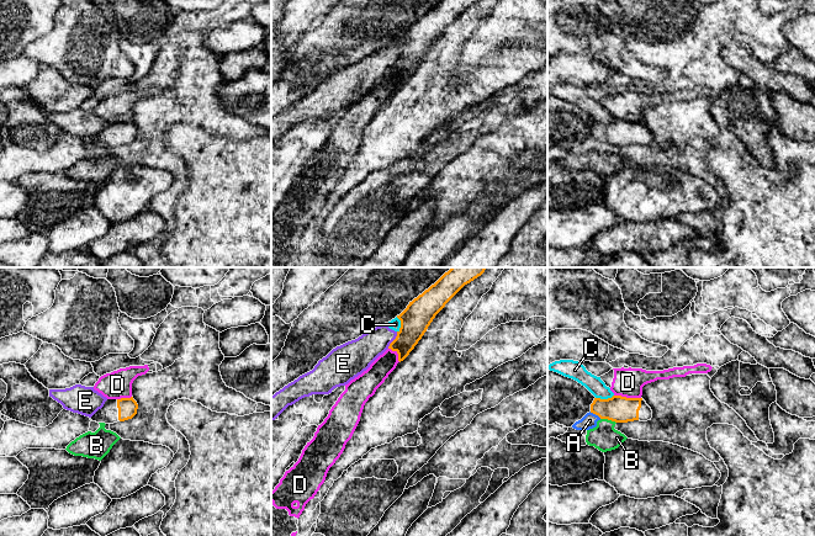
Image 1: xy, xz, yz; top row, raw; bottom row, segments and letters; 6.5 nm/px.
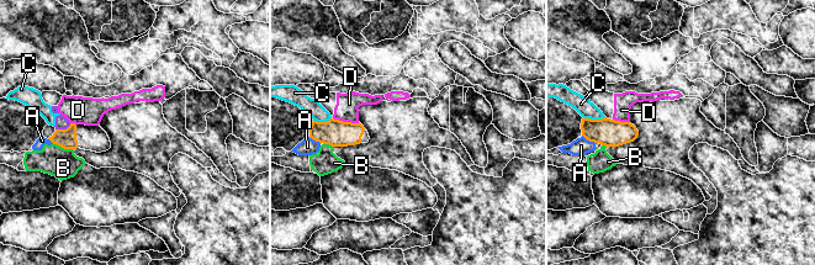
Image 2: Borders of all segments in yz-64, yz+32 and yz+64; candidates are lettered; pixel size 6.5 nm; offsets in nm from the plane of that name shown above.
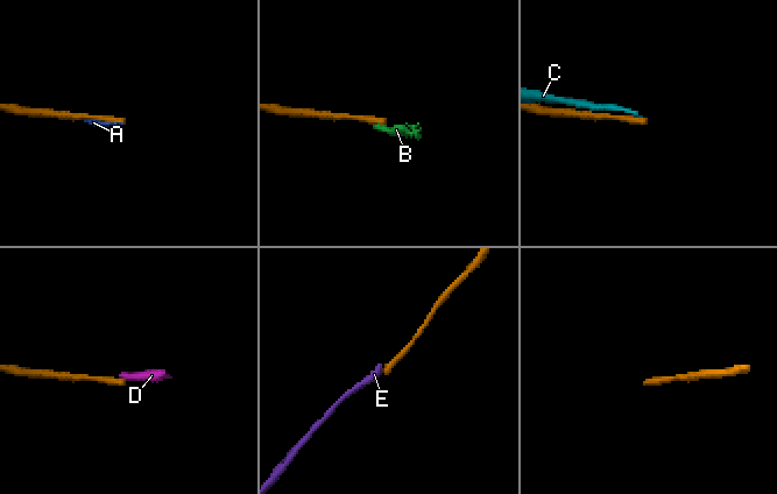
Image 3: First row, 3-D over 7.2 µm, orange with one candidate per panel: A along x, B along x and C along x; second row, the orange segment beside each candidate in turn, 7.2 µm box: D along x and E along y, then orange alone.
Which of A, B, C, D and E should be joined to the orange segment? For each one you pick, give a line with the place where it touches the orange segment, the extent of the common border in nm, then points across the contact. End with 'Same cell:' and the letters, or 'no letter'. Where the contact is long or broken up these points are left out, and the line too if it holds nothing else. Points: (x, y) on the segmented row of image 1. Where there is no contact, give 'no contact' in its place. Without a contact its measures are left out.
Same cell: no letter

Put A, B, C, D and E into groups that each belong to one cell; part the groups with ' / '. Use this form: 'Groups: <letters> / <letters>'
Groups: A B / C E / D

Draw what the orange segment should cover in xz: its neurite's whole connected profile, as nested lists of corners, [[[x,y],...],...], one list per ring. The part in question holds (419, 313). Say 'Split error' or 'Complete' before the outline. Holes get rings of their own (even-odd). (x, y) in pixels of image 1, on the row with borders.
Complete. [[[451,267],[434,285],[414,298],[407,308],[397,315],[401,320],[401,328],[396,339],[388,349],[398,354],[398,361],[403,361],[422,339],[435,315],[445,304],[467,283],[481,276],[487,267]]]

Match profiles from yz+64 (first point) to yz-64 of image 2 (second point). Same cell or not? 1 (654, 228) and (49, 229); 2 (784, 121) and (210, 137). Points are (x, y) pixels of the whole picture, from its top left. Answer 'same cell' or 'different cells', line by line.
1: different cells
2: different cells

